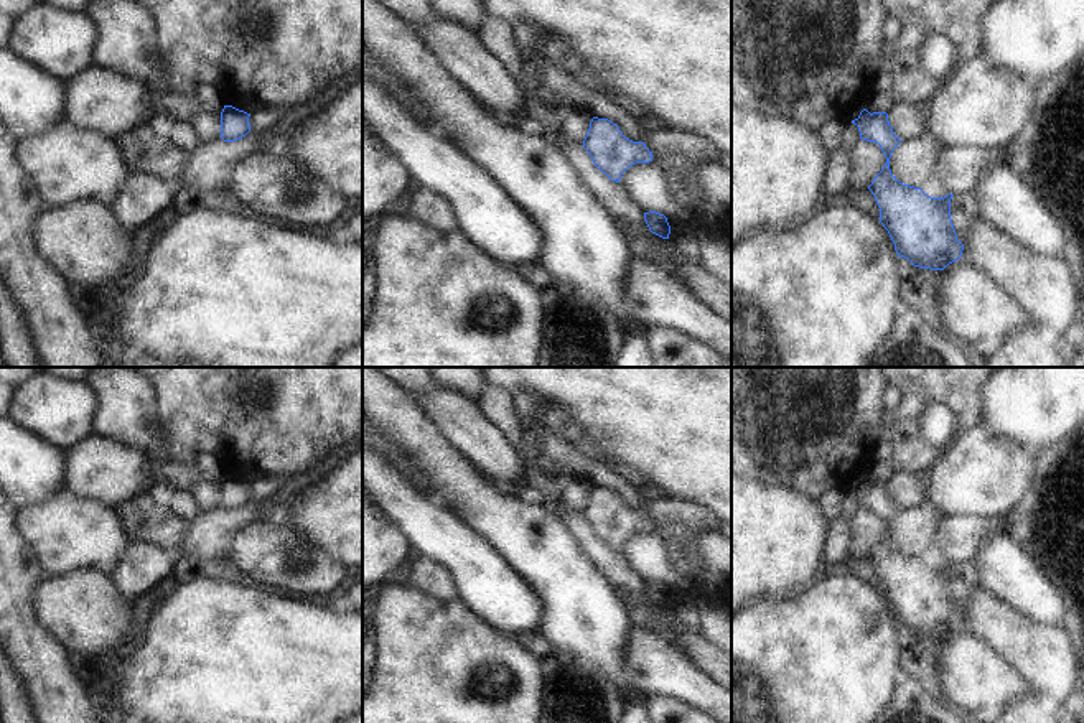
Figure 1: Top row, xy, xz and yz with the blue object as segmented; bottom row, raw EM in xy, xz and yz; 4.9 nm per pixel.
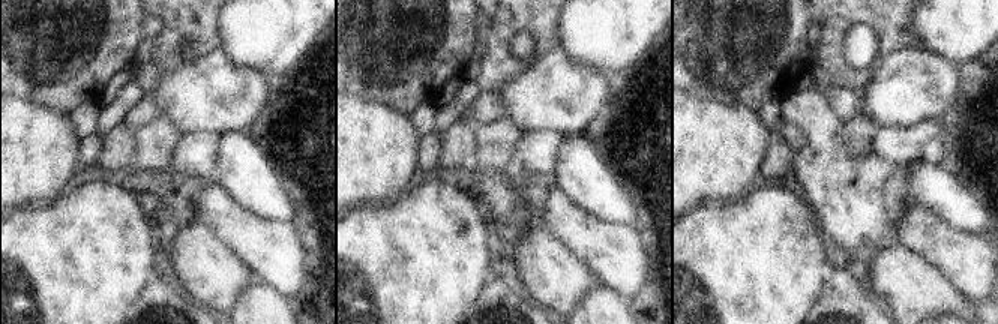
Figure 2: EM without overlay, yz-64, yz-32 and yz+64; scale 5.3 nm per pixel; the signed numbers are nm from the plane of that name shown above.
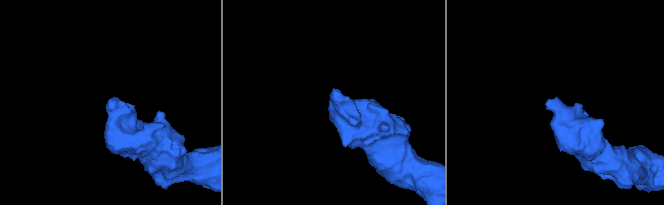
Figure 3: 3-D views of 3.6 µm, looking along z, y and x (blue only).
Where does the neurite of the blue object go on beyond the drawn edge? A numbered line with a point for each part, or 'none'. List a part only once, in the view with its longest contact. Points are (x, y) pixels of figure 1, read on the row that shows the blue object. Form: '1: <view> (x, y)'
none

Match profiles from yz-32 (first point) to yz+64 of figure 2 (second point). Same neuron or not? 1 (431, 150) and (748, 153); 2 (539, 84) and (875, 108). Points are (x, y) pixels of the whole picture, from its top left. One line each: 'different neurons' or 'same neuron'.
1: different neurons
2: same neuron

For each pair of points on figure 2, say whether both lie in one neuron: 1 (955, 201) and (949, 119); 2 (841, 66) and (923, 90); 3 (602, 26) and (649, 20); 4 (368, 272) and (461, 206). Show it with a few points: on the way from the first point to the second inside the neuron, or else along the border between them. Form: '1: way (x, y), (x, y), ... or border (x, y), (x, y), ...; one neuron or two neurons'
1: way (955, 180), (955, 140); one neuron
2: border (898, 50), (883, 62), (875, 77), (860, 93); two neurons
3: way (614, 20), (637, 20); one neuron
4: way (390, 272), (395, 272), (438, 228); one neuron

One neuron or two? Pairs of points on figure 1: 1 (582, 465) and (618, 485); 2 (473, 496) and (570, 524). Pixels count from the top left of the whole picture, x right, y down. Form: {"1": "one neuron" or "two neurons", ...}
{"1": "one neuron", "2": "two neurons"}

